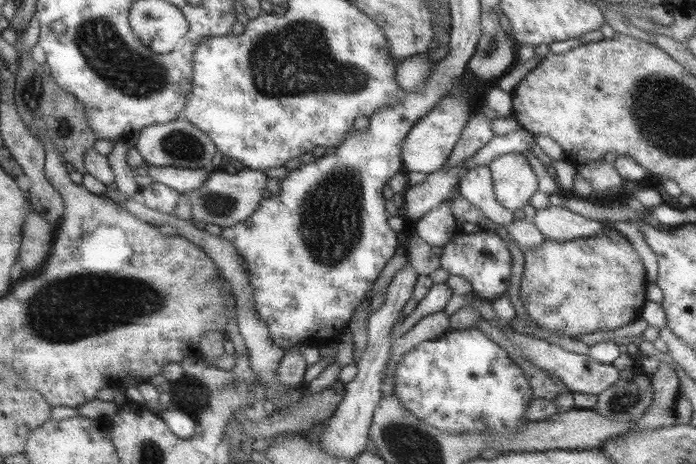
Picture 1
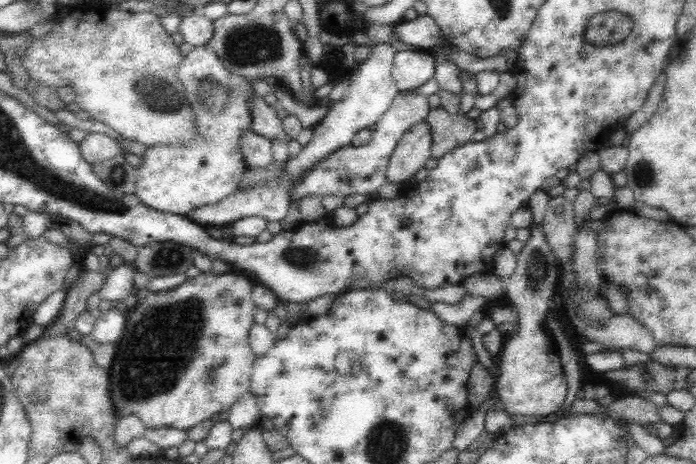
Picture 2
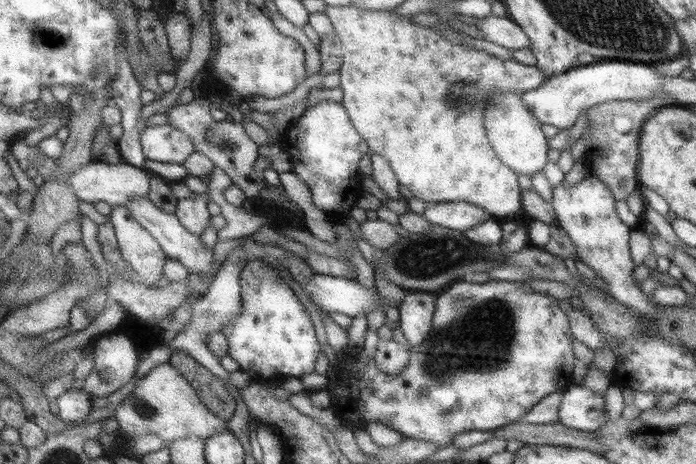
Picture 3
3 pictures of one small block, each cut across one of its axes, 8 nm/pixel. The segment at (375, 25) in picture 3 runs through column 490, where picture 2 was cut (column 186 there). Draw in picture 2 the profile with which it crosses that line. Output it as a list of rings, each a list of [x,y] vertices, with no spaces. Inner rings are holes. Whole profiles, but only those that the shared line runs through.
[[[205,46],[194,47],[183,56],[182,62],[177,68],[177,75],[184,85],[186,98],[193,108],[199,136],[184,145],[148,147],[141,156],[142,165],[137,169],[135,196],[154,210],[186,215],[194,208],[217,204],[238,190],[238,184],[246,172],[246,162],[240,149],[240,136],[244,136],[244,133],[252,130],[249,100],[256,95],[256,92],[250,80],[246,80],[239,74],[228,72],[218,55]]]

